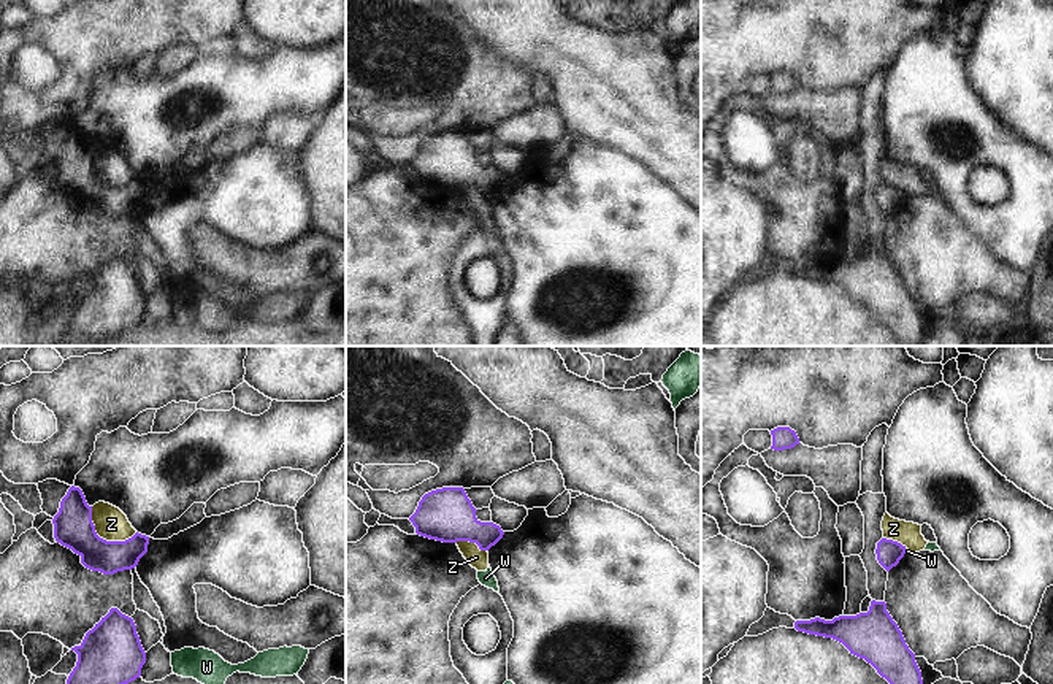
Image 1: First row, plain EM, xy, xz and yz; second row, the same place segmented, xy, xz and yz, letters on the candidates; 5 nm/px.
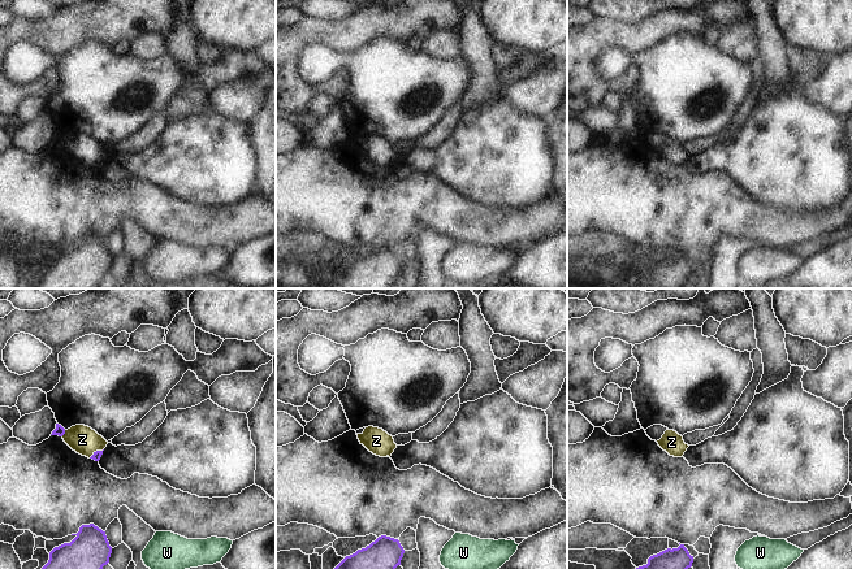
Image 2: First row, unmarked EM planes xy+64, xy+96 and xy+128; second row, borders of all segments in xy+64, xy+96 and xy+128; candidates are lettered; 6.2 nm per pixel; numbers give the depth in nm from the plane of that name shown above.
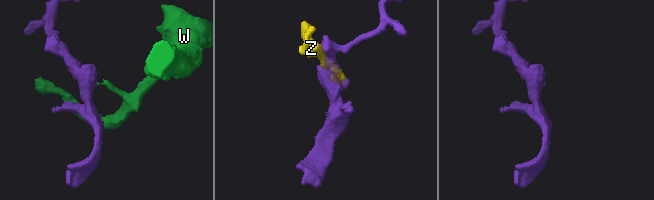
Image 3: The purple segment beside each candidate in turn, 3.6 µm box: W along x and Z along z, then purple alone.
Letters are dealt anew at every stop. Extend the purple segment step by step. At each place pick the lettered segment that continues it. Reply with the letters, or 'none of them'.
none of them

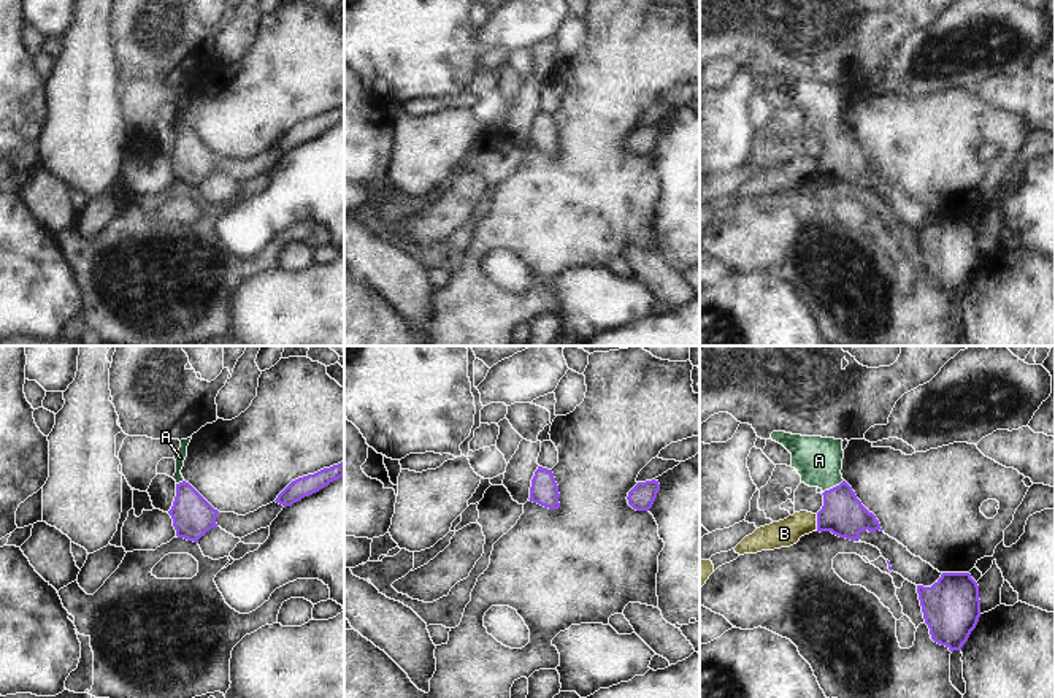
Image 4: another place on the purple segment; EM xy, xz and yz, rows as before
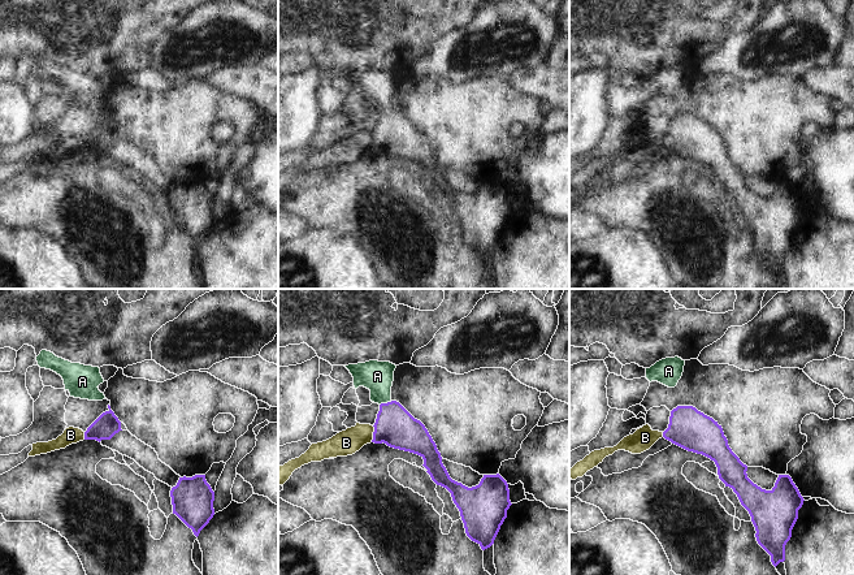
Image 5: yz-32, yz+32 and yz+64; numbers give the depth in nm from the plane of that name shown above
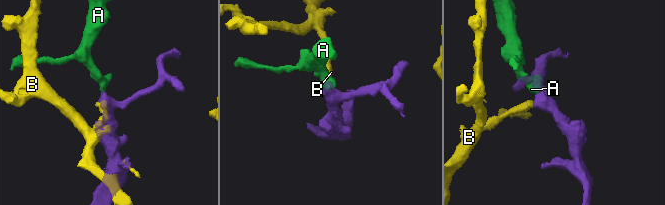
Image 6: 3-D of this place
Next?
A

